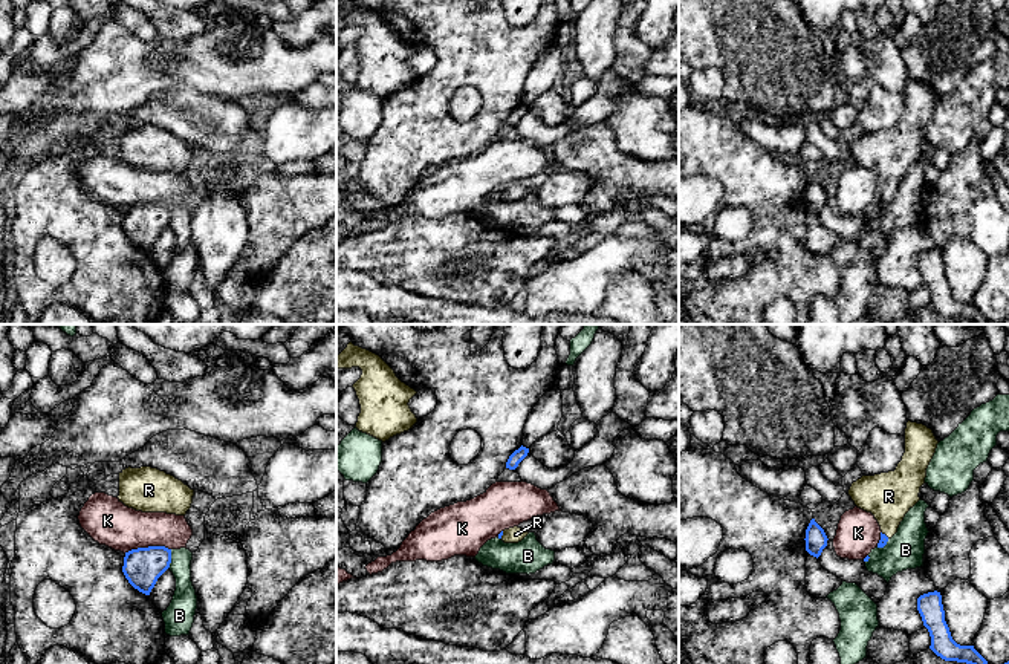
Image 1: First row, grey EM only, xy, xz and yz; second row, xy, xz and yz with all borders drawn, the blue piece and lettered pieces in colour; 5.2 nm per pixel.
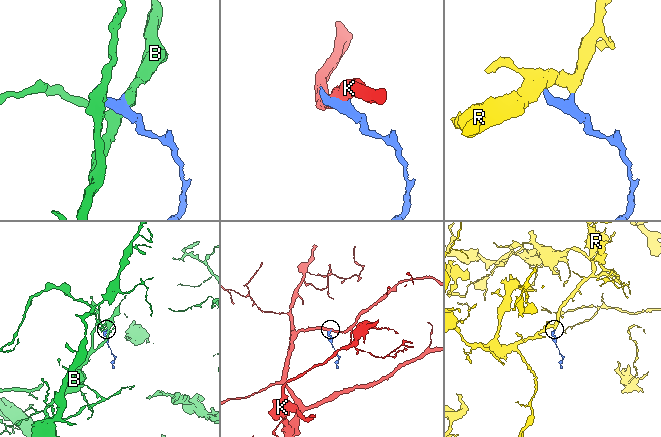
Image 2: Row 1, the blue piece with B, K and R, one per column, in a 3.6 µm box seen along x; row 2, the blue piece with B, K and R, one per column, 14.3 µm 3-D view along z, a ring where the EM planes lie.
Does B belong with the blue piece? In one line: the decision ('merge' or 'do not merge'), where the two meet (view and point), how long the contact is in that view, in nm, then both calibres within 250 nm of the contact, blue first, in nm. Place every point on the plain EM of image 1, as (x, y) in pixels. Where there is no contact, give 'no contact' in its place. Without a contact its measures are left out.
do not merge; contact xy (170, 216); length 110 nm; calibres 200 and 140 nm

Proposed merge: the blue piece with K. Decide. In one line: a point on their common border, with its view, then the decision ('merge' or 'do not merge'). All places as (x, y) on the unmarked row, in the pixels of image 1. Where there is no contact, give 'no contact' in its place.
xy (149, 204) | do not merge

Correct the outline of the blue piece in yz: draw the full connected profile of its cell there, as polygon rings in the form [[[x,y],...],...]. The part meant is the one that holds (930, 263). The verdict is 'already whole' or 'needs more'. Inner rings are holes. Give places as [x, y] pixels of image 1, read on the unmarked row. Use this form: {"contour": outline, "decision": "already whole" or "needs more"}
{"contour": [[[928,249],[917,256],[917,268],[923,283],[931,294],[930,306],[945,318],[966,320],[974,324],[986,324],[988,318],[974,306],[974,303],[957,301],[945,278],[945,268],[940,249]]], "decision": "already whole"}

